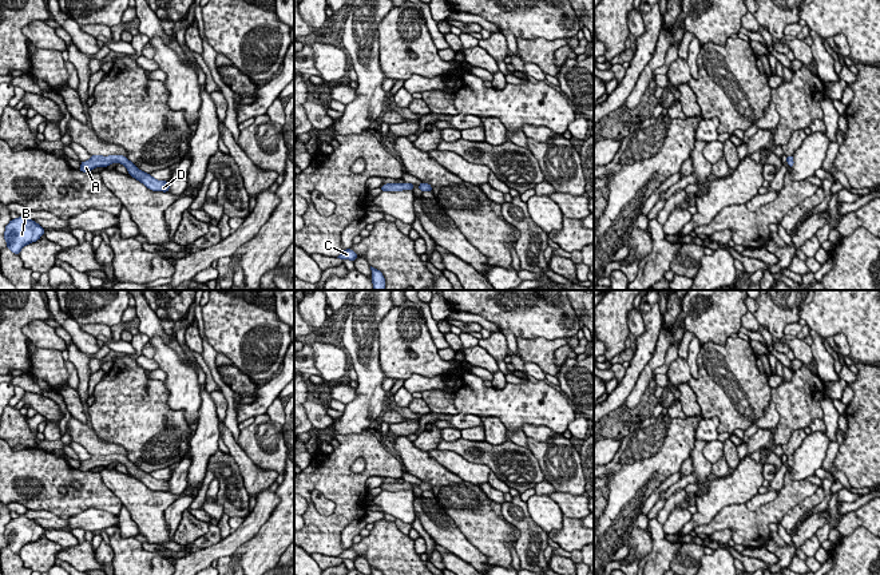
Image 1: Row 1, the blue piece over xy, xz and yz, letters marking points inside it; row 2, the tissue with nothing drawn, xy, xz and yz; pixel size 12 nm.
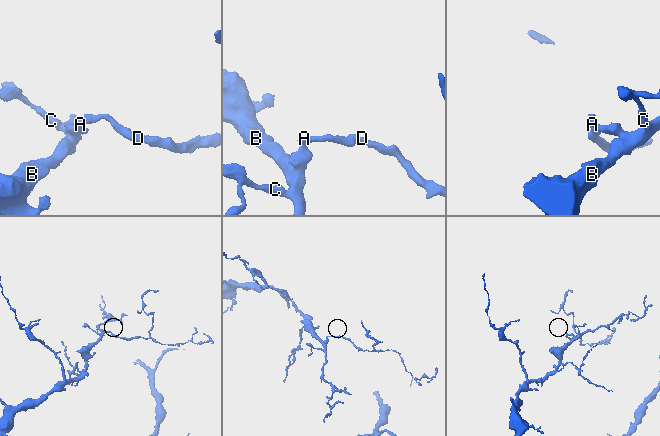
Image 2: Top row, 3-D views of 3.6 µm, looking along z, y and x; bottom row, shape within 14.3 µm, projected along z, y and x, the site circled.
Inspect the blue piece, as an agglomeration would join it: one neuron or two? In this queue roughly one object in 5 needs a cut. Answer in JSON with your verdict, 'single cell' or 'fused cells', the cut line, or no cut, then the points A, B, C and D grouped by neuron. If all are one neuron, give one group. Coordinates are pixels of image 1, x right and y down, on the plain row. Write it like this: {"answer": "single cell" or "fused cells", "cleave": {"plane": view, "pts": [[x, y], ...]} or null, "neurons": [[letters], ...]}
{"answer": "single cell", "cleave": null, "neurons": [["A", "B", "C", "D"]]}

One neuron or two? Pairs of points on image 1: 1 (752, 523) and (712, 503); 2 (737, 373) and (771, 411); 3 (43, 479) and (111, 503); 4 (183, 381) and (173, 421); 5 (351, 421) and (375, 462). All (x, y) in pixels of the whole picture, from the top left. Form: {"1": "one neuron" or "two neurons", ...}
{"1": "two neurons", "2": "two neurons", "3": "one neuron", "4": "two neurons", "5": "two neurons"}

